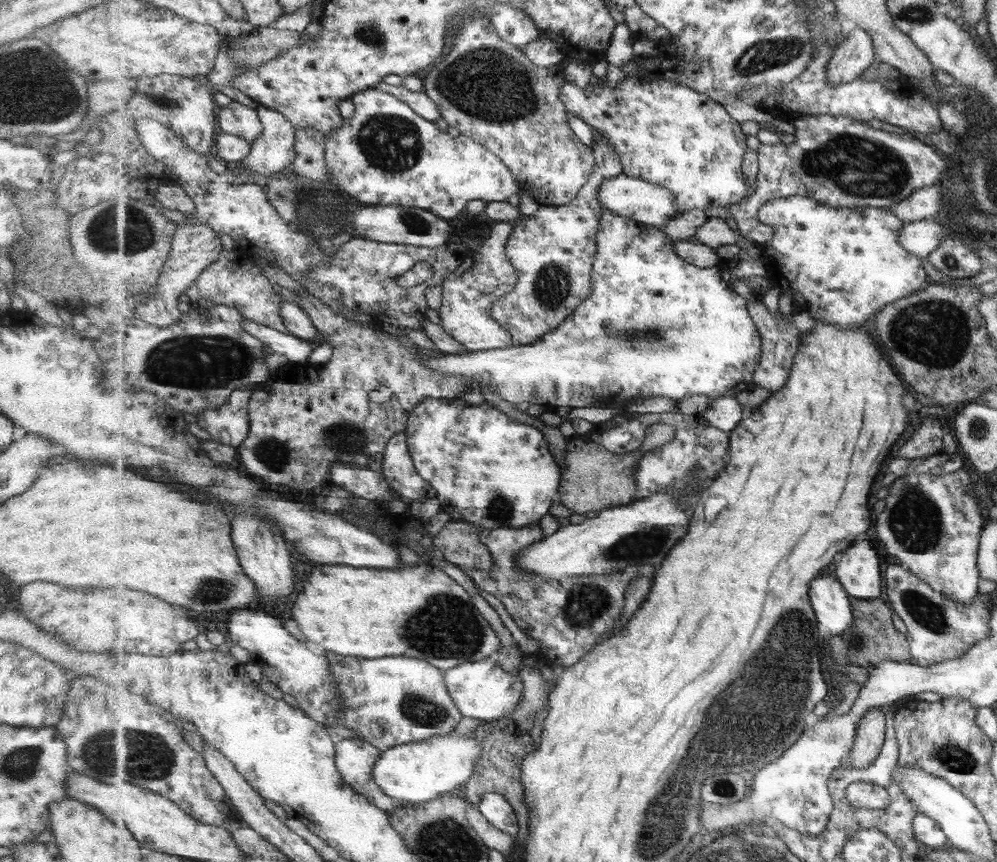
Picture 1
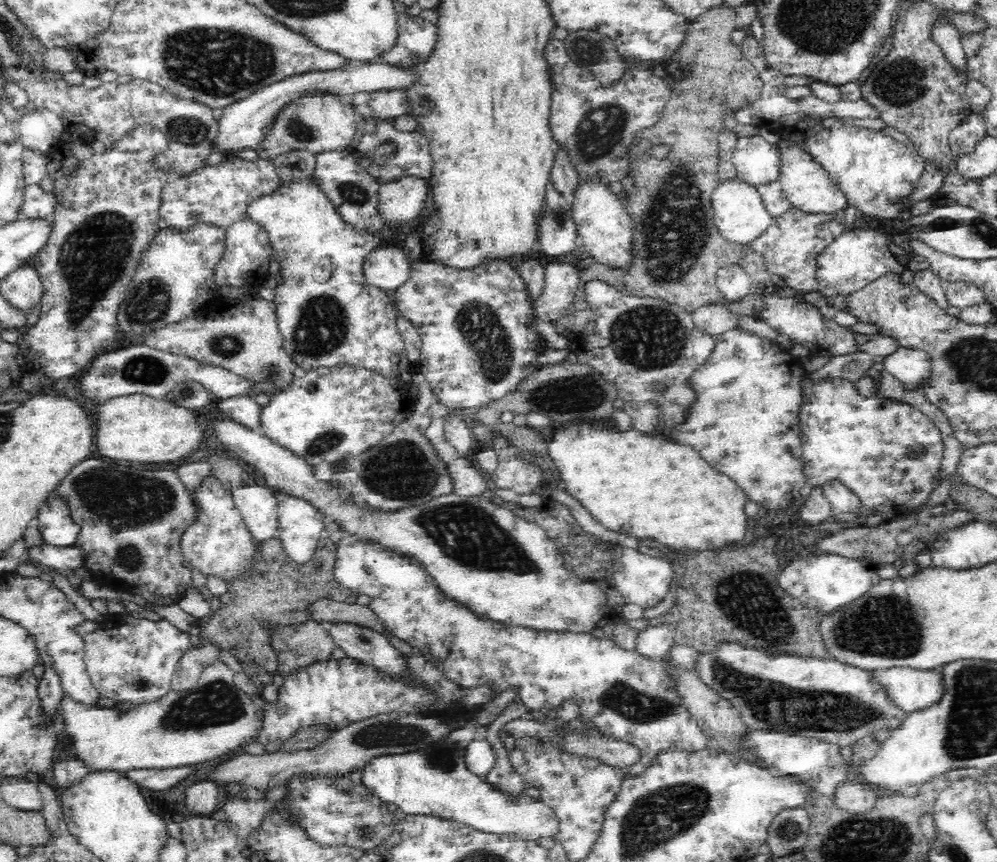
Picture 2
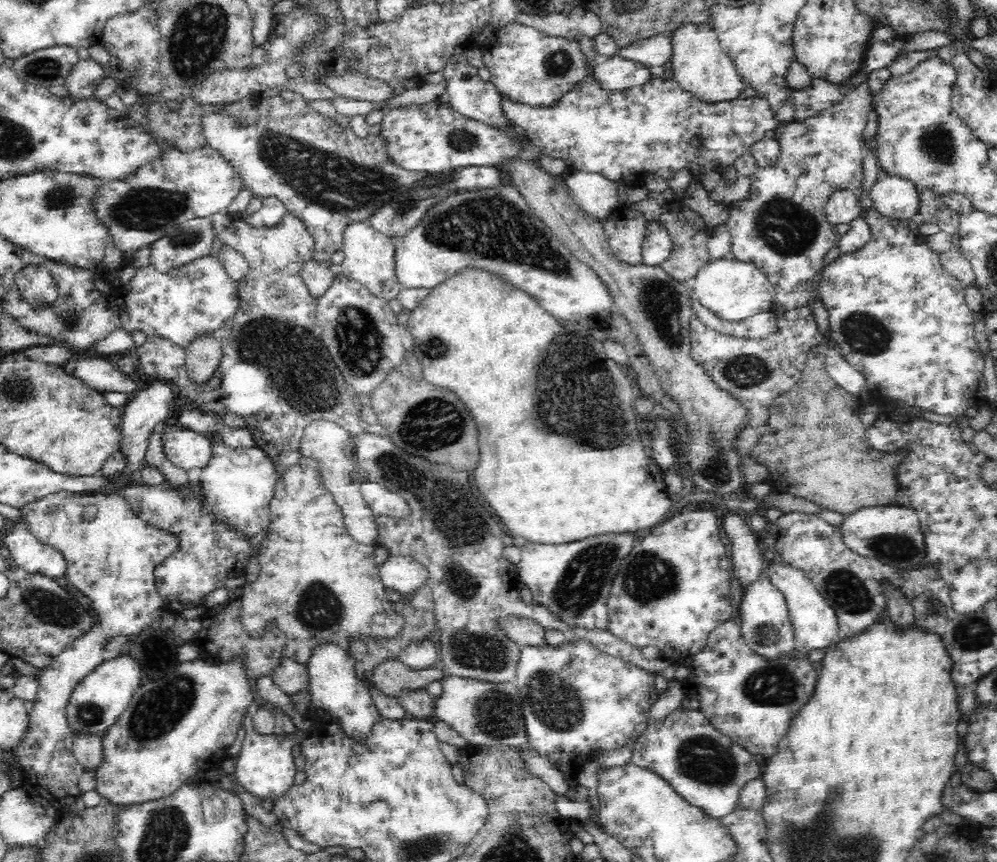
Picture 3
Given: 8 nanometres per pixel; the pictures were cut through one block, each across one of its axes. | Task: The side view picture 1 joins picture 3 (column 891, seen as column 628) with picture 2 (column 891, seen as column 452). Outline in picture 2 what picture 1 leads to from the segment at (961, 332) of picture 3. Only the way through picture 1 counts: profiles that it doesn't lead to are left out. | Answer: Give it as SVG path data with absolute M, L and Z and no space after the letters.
M901 346L884 358L883 367L907 387L924 387L930 376L930 357L924 350Z

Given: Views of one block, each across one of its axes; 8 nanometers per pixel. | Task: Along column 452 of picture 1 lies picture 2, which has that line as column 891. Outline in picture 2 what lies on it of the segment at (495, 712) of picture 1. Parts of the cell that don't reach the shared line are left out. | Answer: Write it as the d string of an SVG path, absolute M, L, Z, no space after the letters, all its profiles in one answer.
M898 667L874 673L876 679L886 685L896 705L911 713L940 704L946 694L946 681L940 669L929 671Z

